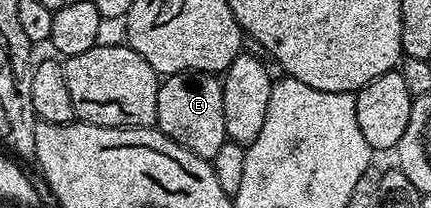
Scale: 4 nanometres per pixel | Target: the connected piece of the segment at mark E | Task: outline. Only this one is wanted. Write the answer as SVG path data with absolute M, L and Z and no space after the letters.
M202 72L166 75L157 92L155 126L177 144L189 148L189 152L213 160L229 140L225 128L222 81L214 74Z

